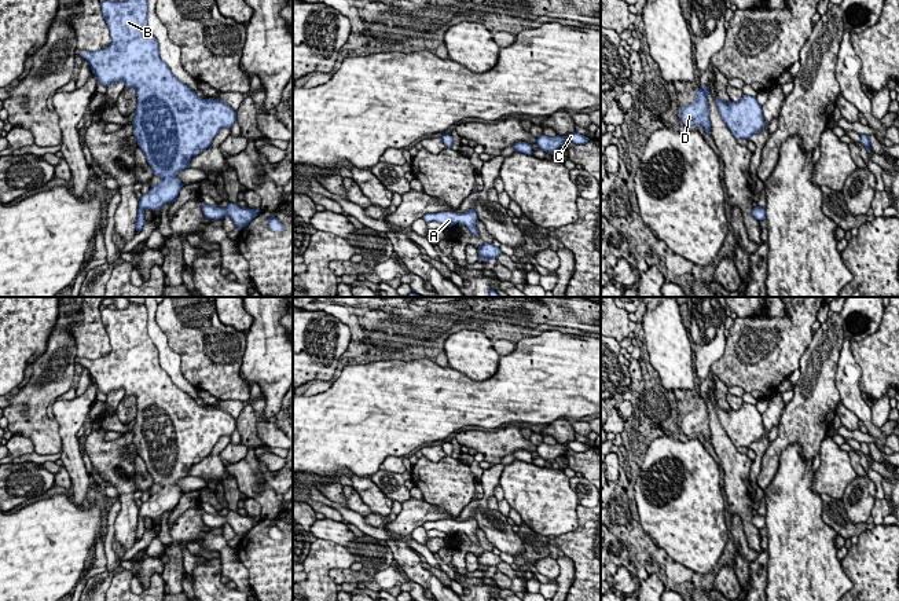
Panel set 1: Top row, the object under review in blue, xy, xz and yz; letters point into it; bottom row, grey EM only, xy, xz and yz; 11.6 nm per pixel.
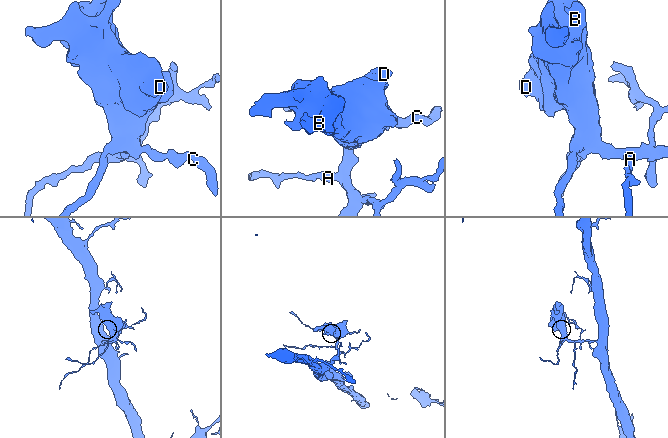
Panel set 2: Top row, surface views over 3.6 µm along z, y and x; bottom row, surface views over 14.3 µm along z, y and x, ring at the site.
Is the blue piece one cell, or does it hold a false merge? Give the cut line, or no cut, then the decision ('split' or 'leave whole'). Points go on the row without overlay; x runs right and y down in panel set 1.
no cut; leave whole

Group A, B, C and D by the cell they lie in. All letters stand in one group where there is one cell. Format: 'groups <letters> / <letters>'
groups A B C D

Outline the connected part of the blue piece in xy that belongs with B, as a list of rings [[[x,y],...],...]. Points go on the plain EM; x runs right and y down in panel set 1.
[[[129,303],[125,309],[104,308],[102,322],[109,334],[111,352],[107,356],[82,360],[98,389],[104,395],[122,389],[125,396],[135,396],[137,413],[133,425],[133,443],[146,463],[154,484],[161,490],[151,494],[139,509],[136,539],[146,532],[144,518],[159,517],[173,512],[184,494],[177,481],[190,476],[192,465],[210,455],[223,436],[232,436],[236,421],[223,408],[202,407],[187,392],[181,391],[159,364],[158,348],[148,337],[148,312],[146,304]]]

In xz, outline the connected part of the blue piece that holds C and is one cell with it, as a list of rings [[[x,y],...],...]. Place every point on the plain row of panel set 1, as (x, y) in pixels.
[[[577,440],[569,441],[566,444],[554,444],[554,446],[548,446],[546,443],[542,443],[536,447],[536,452],[540,458],[543,459],[555,459],[559,455],[564,455],[564,452],[566,450],[573,450],[576,452],[586,452],[588,451],[588,446],[586,446],[584,443],[580,443]]]

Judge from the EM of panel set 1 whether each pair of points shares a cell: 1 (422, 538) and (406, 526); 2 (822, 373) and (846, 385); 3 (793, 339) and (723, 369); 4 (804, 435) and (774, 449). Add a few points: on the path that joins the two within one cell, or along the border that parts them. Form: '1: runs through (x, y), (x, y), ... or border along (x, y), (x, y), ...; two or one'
1: border along (422, 524), (408, 535); two
2: border along (841, 348), (836, 372), (839, 399); two
3: runs through (775, 343), (755, 359), (741, 365); one
4: runs through (797, 435), (788, 435), (781, 442); one

